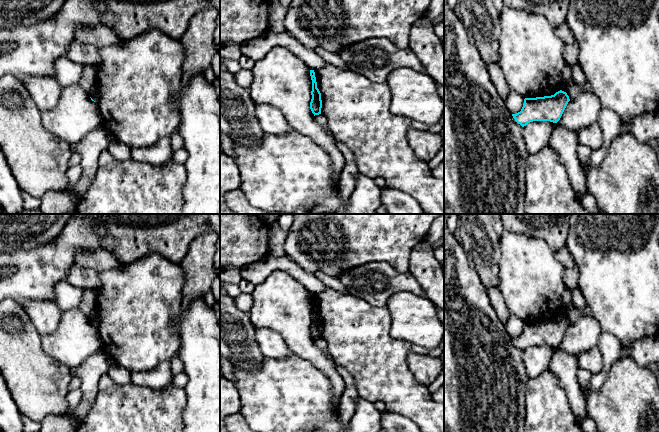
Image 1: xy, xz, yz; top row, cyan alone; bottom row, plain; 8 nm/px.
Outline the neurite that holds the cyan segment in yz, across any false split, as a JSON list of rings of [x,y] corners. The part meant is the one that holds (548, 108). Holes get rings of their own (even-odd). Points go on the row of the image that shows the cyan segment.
[[[562,90],[551,96],[525,98],[521,111],[512,116],[522,127],[533,121],[557,123],[569,101],[569,96]]]

